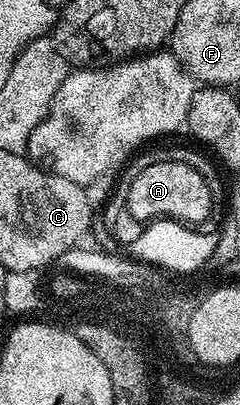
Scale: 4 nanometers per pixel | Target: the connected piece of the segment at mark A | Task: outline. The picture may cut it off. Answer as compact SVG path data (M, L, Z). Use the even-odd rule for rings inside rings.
M149 161L128 183L123 192L130 214L138 217L138 221L147 224L158 219L183 221L188 225L204 225L212 215L213 188L198 173L198 169L190 169L190 165L182 165L182 161Z

